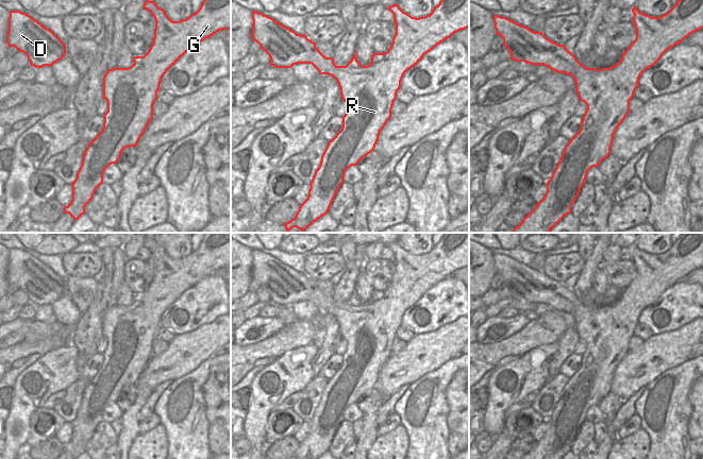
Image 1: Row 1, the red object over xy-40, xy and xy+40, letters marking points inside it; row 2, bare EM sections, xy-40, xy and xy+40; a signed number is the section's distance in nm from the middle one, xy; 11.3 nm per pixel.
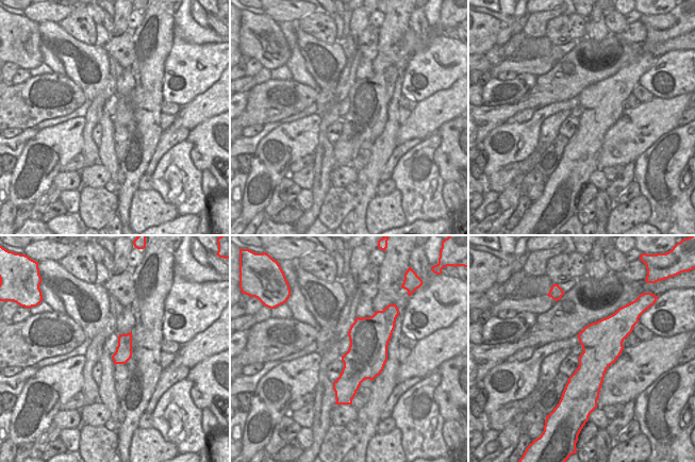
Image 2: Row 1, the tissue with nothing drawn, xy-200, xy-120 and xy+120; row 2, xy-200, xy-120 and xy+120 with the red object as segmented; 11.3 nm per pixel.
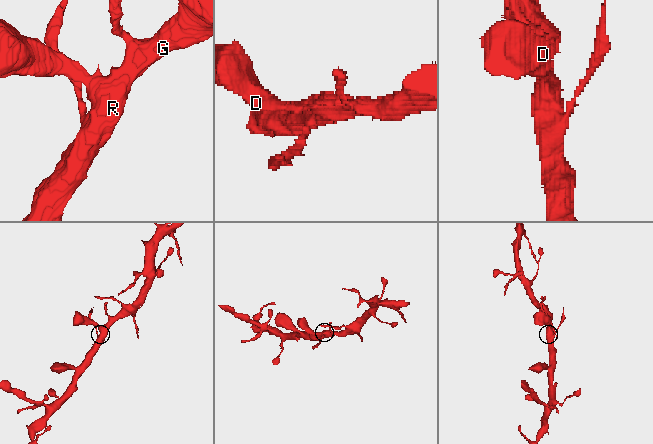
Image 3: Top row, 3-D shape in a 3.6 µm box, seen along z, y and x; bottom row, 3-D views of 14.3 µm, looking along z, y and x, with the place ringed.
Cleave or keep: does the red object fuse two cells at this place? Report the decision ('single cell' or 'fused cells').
single cell

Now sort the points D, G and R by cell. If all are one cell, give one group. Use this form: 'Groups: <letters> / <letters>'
Groups: D G R.

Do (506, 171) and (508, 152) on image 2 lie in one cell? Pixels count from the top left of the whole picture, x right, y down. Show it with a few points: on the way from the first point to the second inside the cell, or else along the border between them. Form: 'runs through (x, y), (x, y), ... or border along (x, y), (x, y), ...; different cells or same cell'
border along (520, 161), (508, 163), (485, 178); different cells

